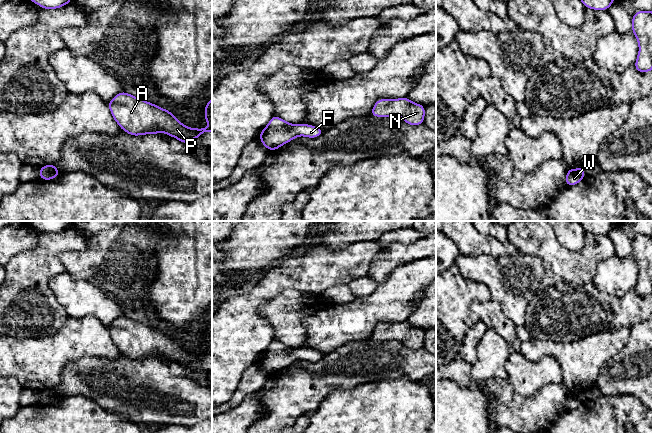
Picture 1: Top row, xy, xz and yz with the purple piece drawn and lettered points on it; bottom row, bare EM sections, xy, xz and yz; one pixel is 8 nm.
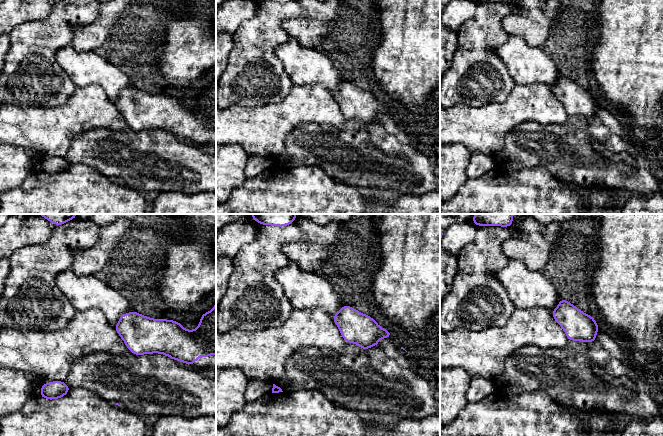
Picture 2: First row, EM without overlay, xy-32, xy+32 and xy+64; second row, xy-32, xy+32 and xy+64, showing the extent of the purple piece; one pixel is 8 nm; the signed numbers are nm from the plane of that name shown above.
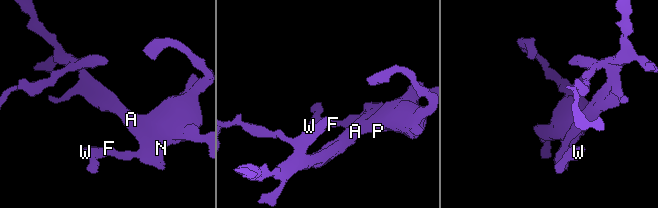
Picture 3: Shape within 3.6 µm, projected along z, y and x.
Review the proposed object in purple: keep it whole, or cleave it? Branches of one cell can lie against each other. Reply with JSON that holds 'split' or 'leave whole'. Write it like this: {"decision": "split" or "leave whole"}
{"decision": "leave whole"}

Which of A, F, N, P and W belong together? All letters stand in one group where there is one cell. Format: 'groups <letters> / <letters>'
groups A F N P W

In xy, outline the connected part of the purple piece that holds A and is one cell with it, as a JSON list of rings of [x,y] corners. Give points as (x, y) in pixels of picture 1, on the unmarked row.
[[[124,315],[118,317],[107,329],[120,352],[133,360],[163,356],[185,368],[199,363],[204,356],[212,357],[212,350],[189,352],[170,335]]]

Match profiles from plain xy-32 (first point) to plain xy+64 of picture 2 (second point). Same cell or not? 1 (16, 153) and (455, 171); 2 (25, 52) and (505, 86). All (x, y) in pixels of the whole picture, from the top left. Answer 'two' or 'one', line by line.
1: one
2: one

